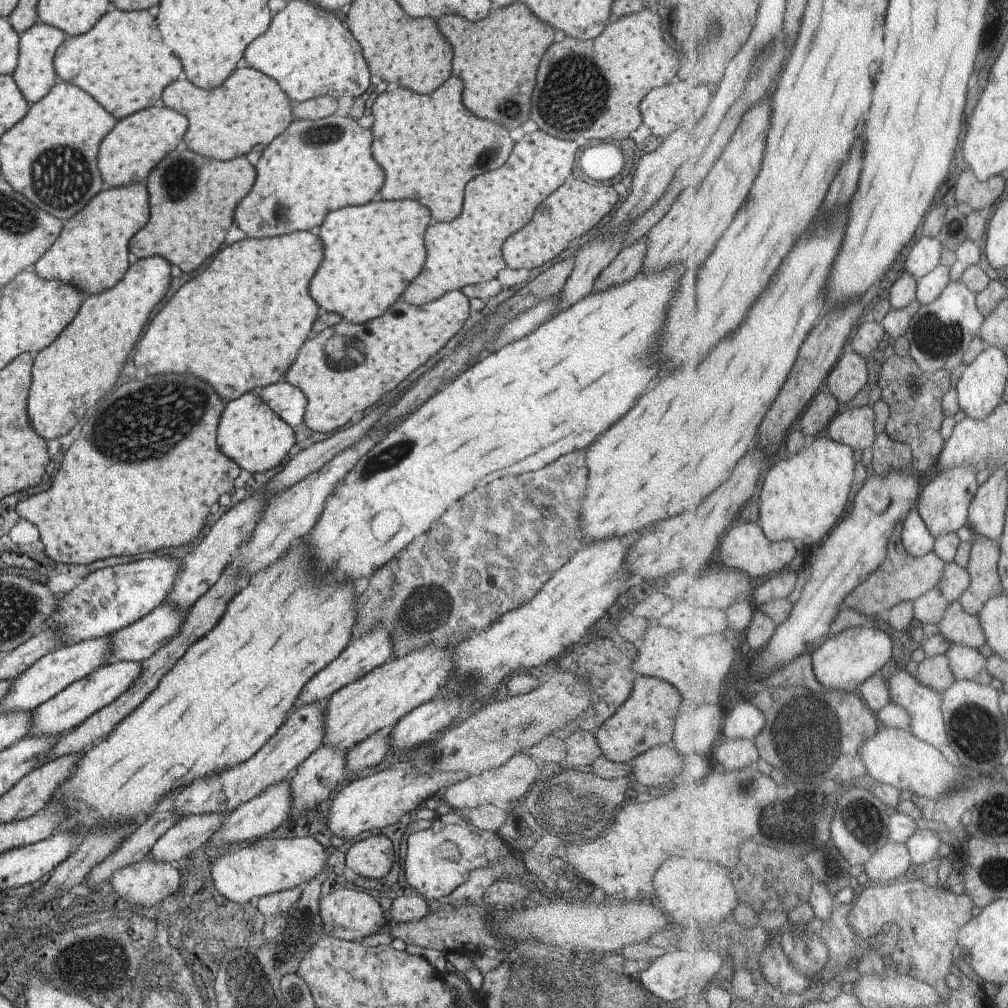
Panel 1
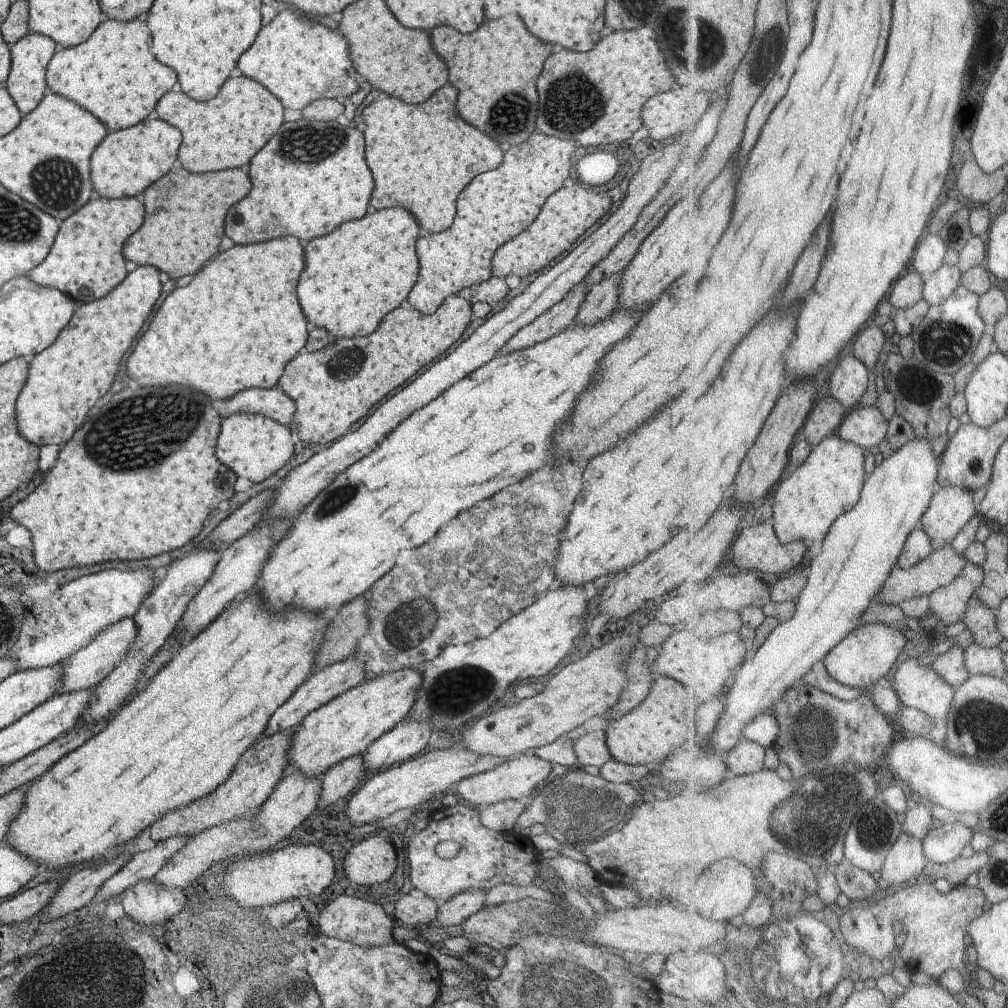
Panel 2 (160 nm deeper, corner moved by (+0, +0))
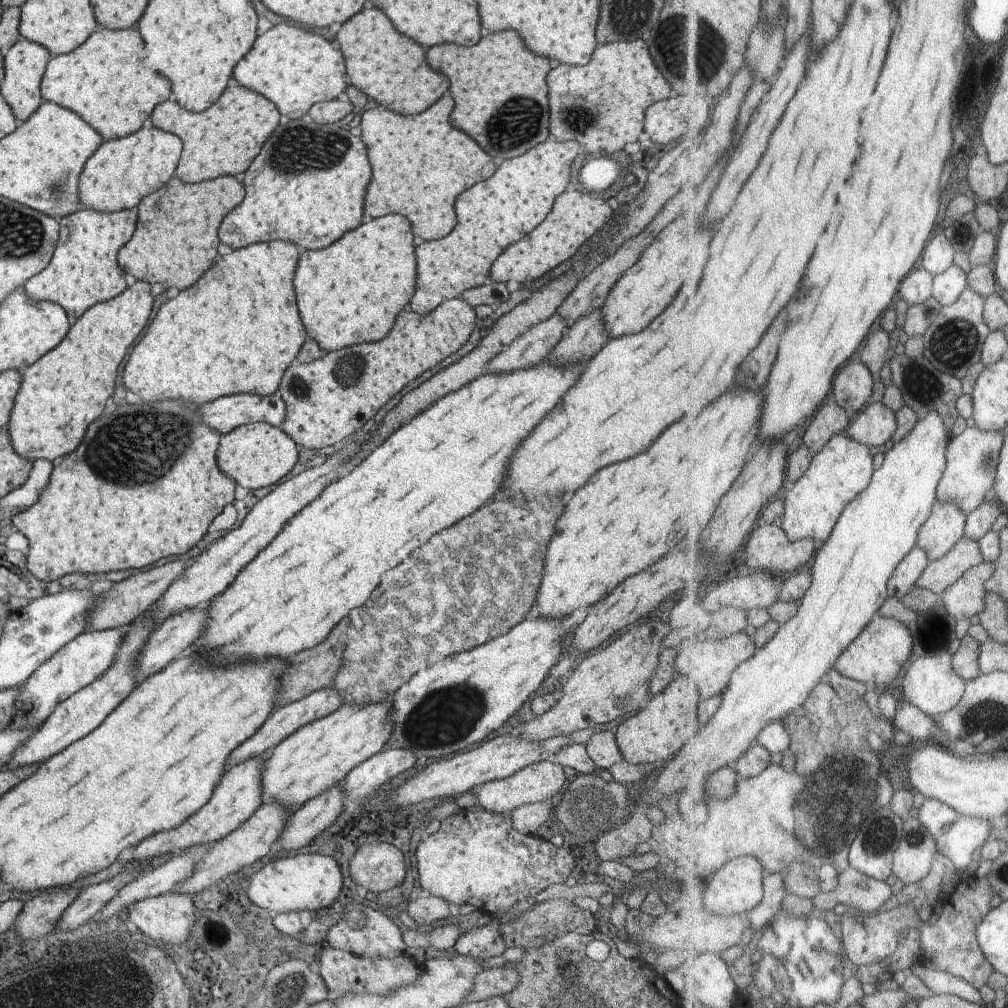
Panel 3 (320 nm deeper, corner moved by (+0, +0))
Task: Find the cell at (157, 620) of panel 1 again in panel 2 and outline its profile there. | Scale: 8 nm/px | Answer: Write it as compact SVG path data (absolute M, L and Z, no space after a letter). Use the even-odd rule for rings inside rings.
M124 618L106 626L98 635L87 641L85 646L60 661L60 685L54 690L53 696L89 689L100 683L122 660L126 652L134 647L135 639L136 626L132 619Z

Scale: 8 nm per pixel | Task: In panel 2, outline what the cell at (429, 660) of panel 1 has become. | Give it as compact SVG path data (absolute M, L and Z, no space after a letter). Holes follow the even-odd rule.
M413 666L395 670L382 677L363 680L359 685L328 700L323 706L308 712L302 718L299 726L292 728L290 747L286 752L286 772L293 774L296 771L305 778L315 779L316 777L321 777L323 773L327 772L328 768L331 768L343 759L364 753L370 742L373 742L378 736L391 730L397 723L407 718L416 695L416 690L420 687L420 682L420 674Z

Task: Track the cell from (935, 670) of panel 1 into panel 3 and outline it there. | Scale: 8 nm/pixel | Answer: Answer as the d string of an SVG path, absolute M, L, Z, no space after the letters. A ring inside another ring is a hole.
M967 632L961 639L958 651L955 653L955 670L967 681L976 679L983 674L980 665L982 642Z

